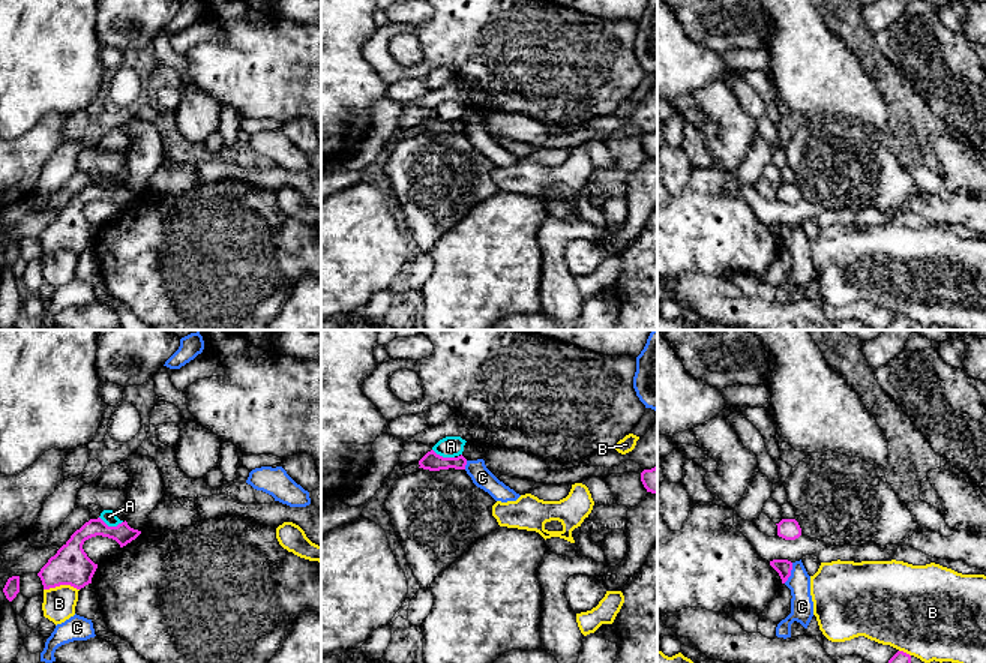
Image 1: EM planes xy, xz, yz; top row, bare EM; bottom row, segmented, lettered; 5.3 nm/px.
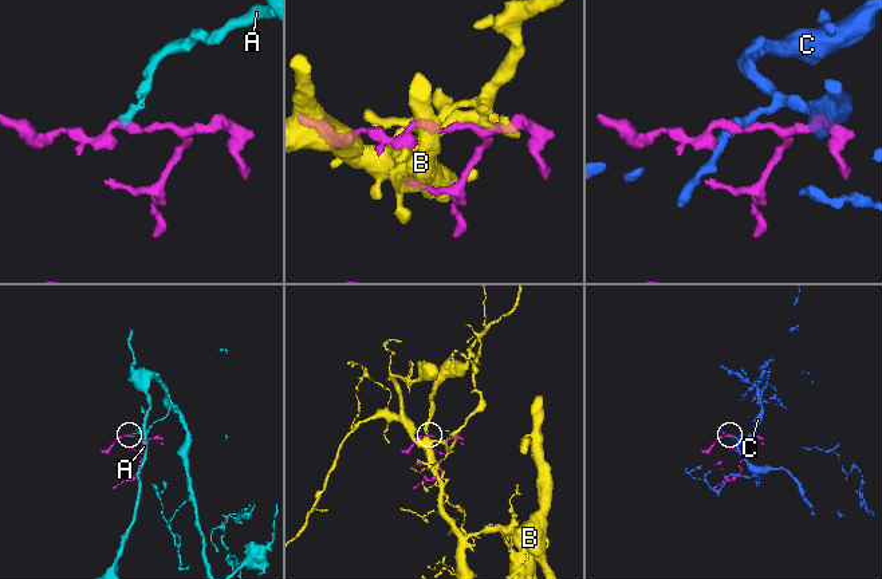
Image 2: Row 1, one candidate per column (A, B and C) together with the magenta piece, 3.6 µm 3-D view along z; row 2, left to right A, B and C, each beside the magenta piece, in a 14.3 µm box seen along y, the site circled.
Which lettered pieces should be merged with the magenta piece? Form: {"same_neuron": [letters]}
{"same_neuron": []}

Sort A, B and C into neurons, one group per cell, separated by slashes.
A / B / C

